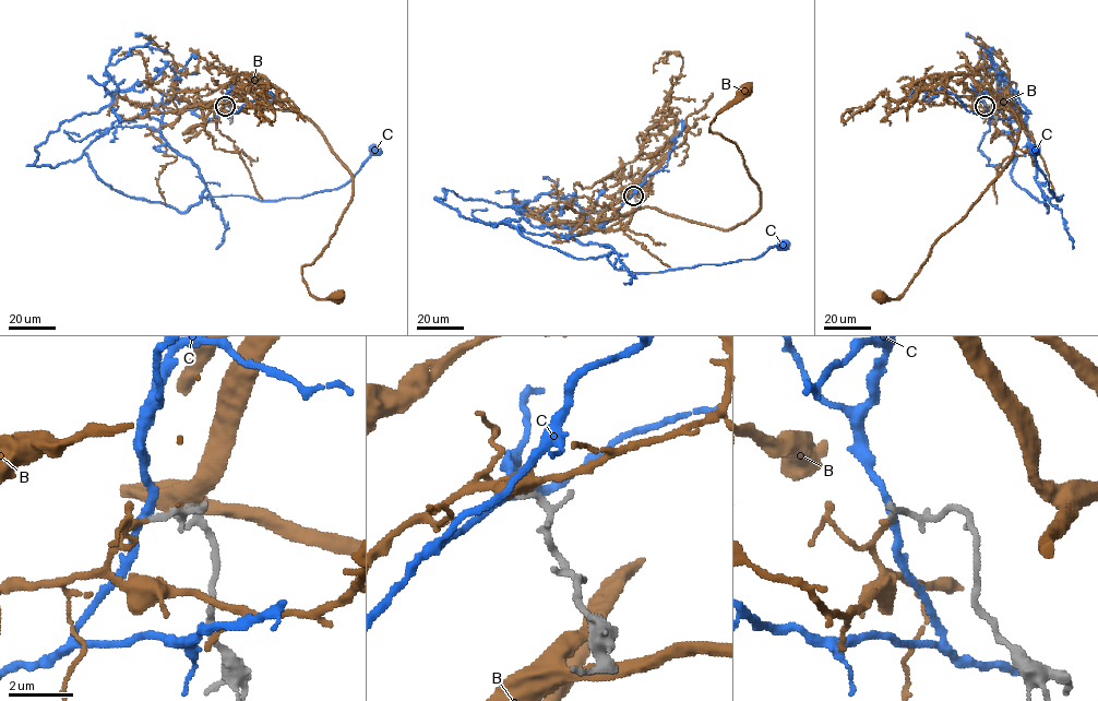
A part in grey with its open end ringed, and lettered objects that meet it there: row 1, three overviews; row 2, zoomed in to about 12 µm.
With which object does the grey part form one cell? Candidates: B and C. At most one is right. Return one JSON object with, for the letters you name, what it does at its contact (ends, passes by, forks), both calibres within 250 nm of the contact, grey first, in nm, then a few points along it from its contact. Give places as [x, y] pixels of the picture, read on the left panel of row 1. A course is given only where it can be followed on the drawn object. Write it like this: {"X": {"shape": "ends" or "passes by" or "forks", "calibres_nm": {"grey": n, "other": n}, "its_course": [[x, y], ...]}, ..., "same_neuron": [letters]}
{"B": {"shape": "ends", "calibres_nm": {"grey": 170, "other": 200}, "its_course": [[225, 106], [295, 111], [349, 173], [351, 200], [326, 247], [301, 268], [312, 296], [335, 296]]}, "same_neuron": ["B"]}

